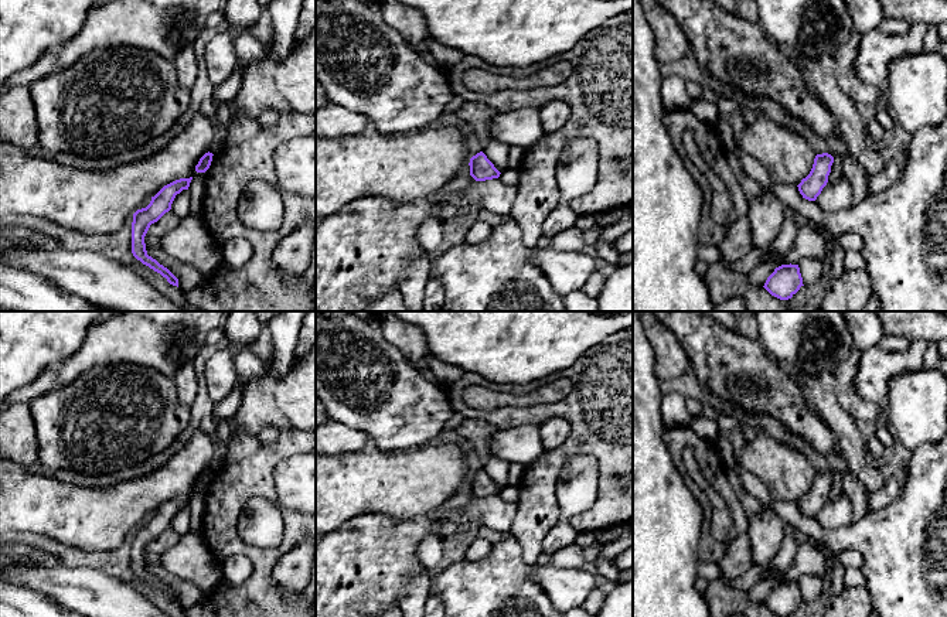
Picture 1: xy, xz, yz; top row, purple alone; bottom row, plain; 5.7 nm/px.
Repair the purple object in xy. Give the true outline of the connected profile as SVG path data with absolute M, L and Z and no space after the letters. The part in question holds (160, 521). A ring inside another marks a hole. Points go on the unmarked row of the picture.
M180 495L167 502L164 502L154 514L151 514L150 521L146 525L137 526L133 531L132 539L132 570L143 582L149 583L154 589L160 590L167 599L178 604L178 596L156 576L147 572L144 553L151 541L157 539L166 529L171 526L171 521L177 511L183 507L188 507L190 495Z

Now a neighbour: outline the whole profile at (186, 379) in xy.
M193 362L183 365L173 379L177 386L178 400L185 406L191 406L195 399L198 386L197 372Z

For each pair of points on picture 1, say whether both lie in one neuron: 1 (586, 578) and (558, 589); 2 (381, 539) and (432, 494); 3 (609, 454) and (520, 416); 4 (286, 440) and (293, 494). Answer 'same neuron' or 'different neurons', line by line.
1: same neuron
2: different neurons
3: same neuron
4: different neurons

